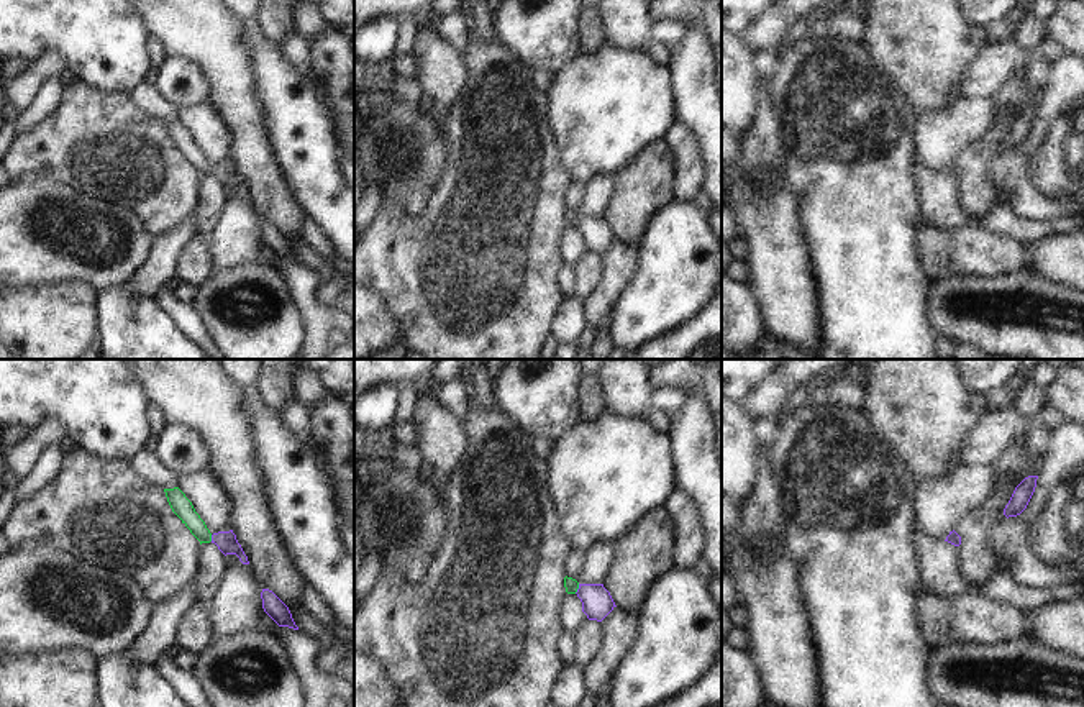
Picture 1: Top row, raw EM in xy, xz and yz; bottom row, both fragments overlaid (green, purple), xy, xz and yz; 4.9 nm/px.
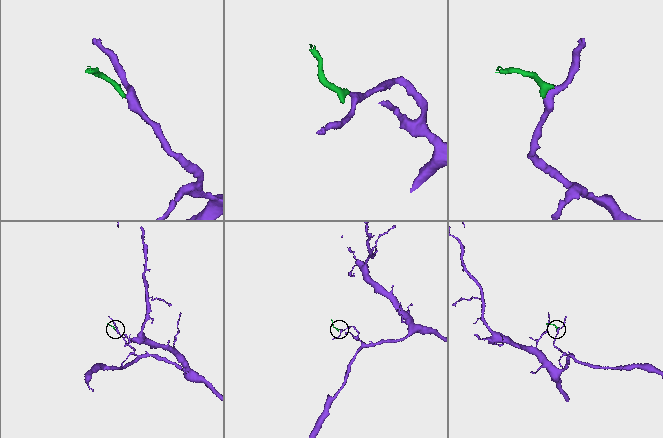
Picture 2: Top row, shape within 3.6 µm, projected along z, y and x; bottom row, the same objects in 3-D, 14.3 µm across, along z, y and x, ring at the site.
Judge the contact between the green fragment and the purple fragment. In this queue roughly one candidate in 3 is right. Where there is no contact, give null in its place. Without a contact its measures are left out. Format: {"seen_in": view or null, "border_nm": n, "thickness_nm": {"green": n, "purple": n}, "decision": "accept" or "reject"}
{"seen_in": "xz", "border_nm": 50, "thickness_nm": {"green": 70, "purple": 150}, "decision": "accept"}

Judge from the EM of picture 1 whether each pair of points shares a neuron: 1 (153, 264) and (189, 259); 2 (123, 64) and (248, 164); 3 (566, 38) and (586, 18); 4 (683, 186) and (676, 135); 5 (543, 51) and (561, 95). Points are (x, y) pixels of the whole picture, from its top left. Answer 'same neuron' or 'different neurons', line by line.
1: different neurons
2: different neurons
3: different neurons
4: same neuron
5: different neurons

